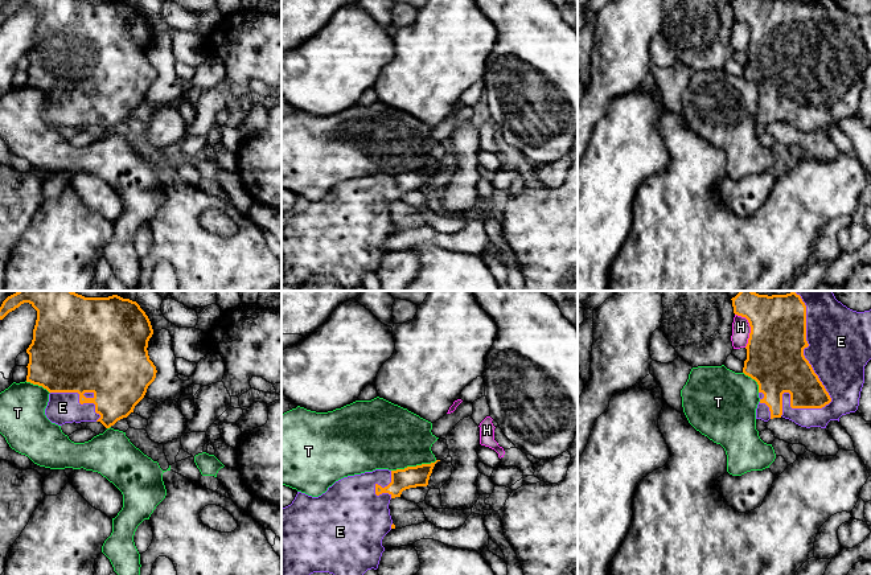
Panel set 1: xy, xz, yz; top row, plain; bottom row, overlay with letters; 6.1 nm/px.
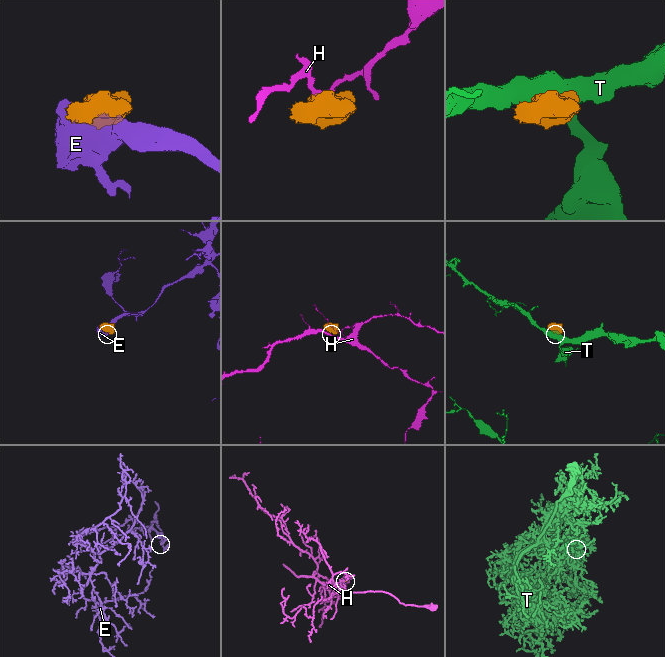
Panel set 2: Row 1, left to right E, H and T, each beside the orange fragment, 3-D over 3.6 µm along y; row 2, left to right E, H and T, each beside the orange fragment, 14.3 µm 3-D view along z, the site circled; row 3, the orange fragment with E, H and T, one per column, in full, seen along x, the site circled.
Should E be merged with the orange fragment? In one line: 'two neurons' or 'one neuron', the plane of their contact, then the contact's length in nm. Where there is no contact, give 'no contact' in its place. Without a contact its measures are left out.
one neuron; contact in yz; length 750 nm

